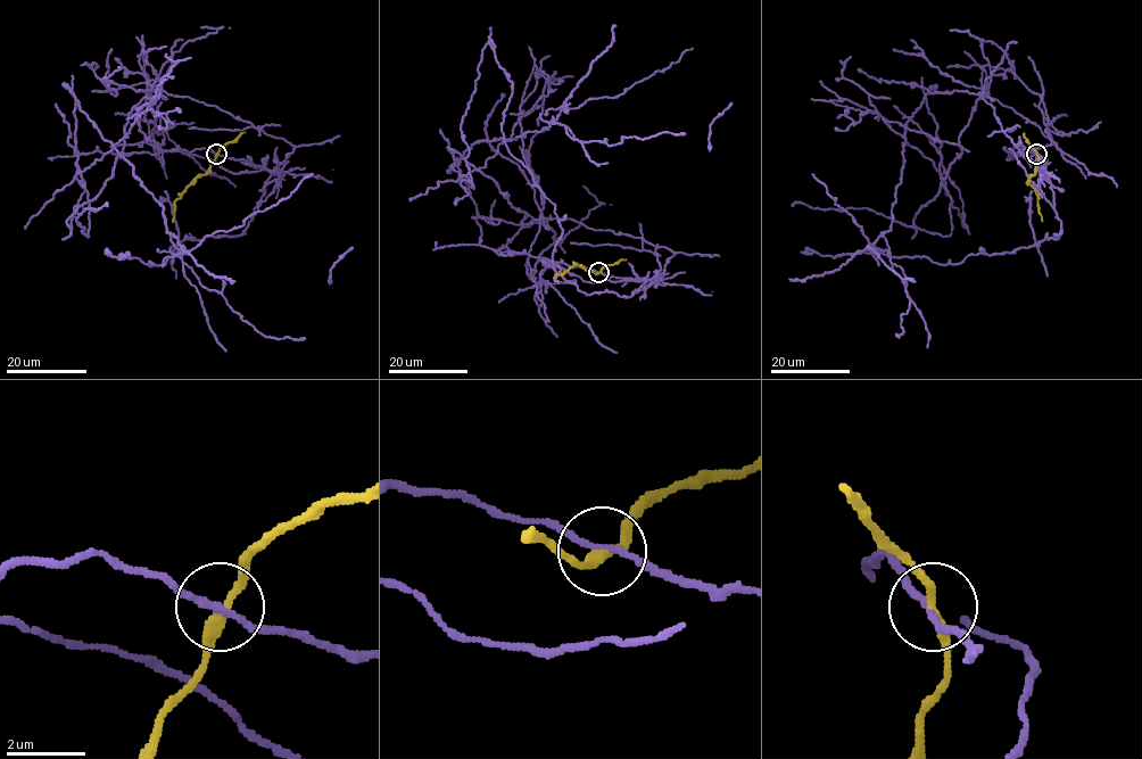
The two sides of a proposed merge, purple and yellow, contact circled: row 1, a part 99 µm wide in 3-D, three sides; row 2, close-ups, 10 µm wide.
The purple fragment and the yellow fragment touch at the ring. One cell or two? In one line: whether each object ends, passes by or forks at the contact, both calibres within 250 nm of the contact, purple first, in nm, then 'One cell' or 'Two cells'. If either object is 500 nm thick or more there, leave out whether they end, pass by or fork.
At the ring purple passes by. At the ring yellow passes by. Thickness 150 nm (purple) against 240 nm. Two cells

